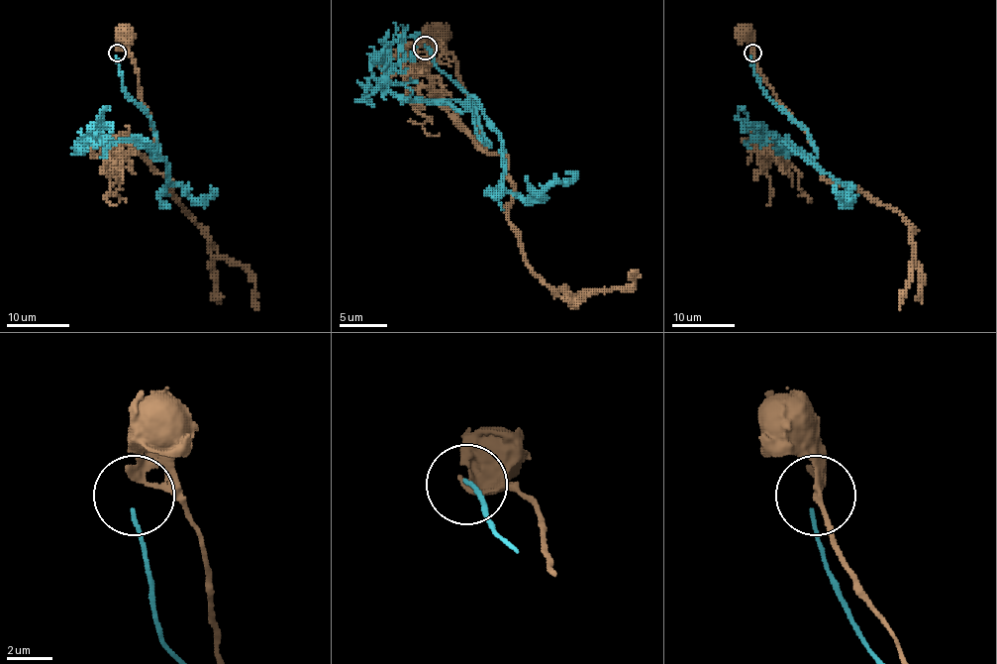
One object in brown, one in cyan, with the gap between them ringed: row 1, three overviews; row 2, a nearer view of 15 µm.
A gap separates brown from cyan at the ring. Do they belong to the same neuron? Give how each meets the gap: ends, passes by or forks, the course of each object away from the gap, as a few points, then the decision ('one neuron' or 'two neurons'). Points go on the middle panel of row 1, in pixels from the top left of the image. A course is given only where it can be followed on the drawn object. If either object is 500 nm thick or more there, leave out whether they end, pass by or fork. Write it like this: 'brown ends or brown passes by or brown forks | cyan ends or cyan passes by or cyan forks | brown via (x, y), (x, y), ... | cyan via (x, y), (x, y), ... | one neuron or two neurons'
brown ends | cyan ends | brown via (430, 50), (455, 58), (487, 145), (475, 140), (506, 160), (523, 260), (580, 293), (628, 289), (638, 270) | cyan via (425, 47), (472, 102), (484, 143), (472, 97), (501, 140), (501, 185), (523, 198), (565, 183), (565, 171) | two neurons

